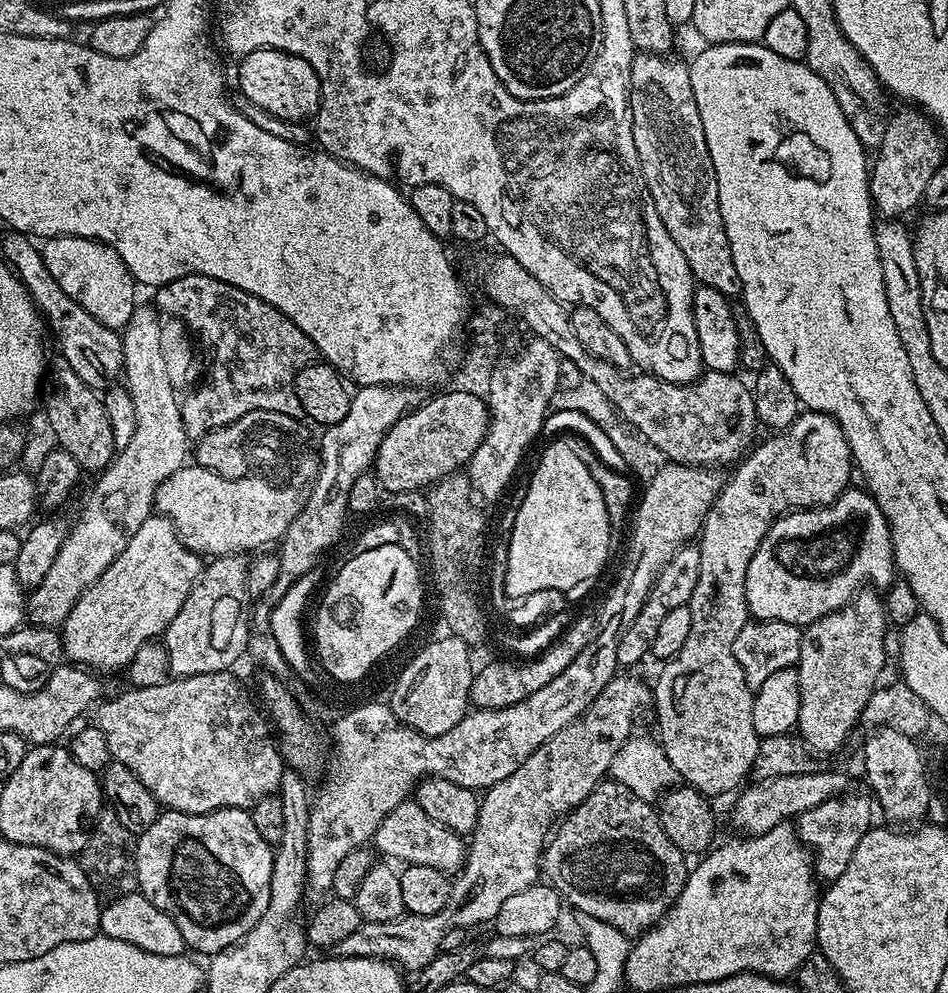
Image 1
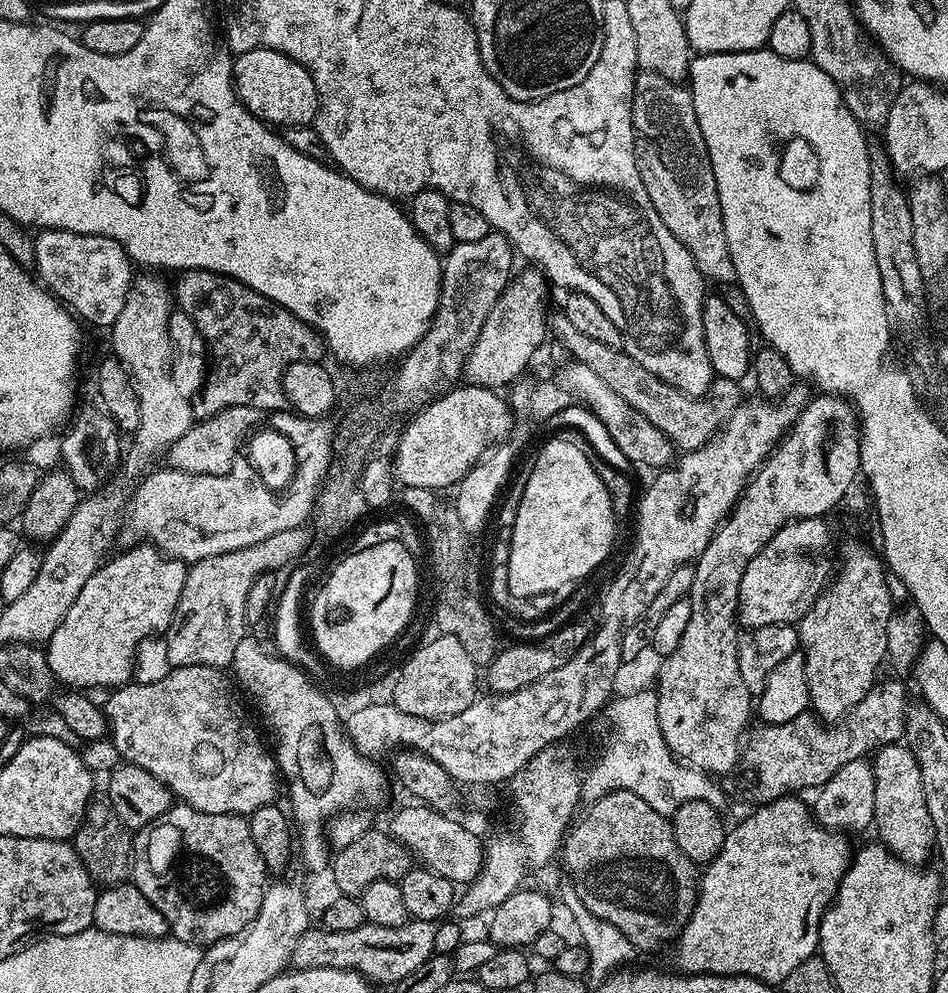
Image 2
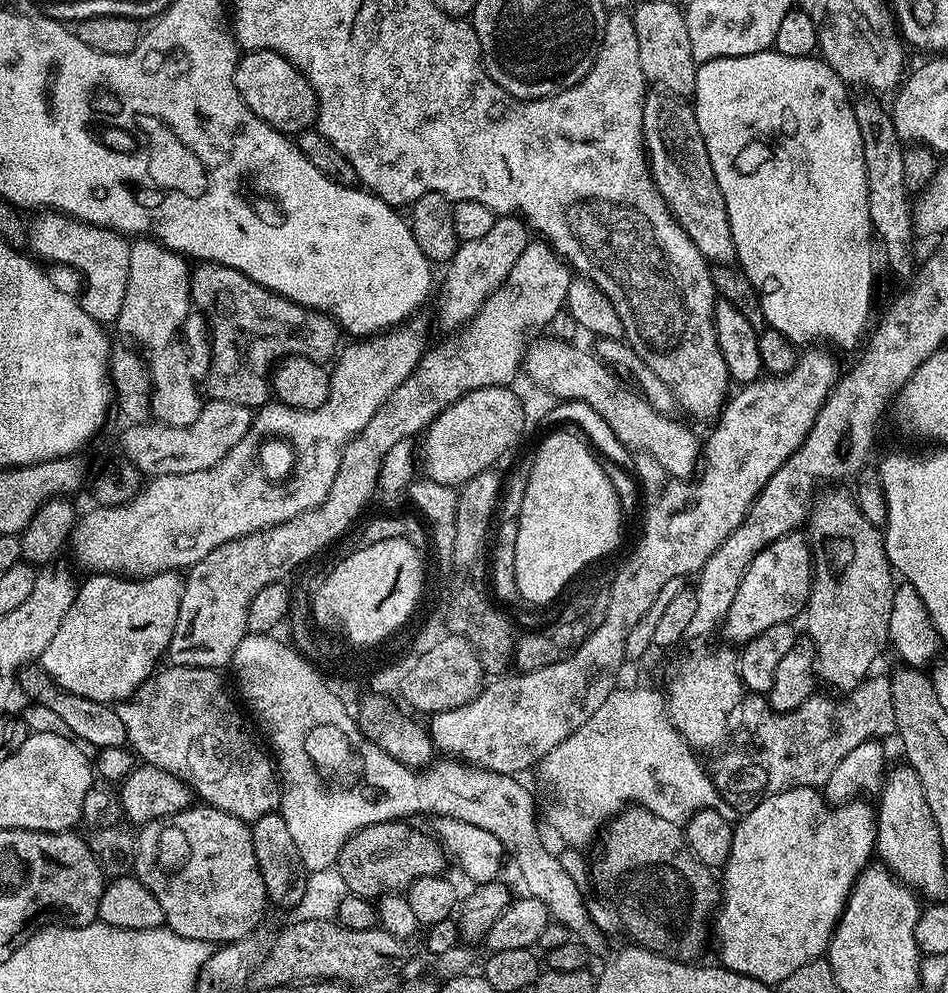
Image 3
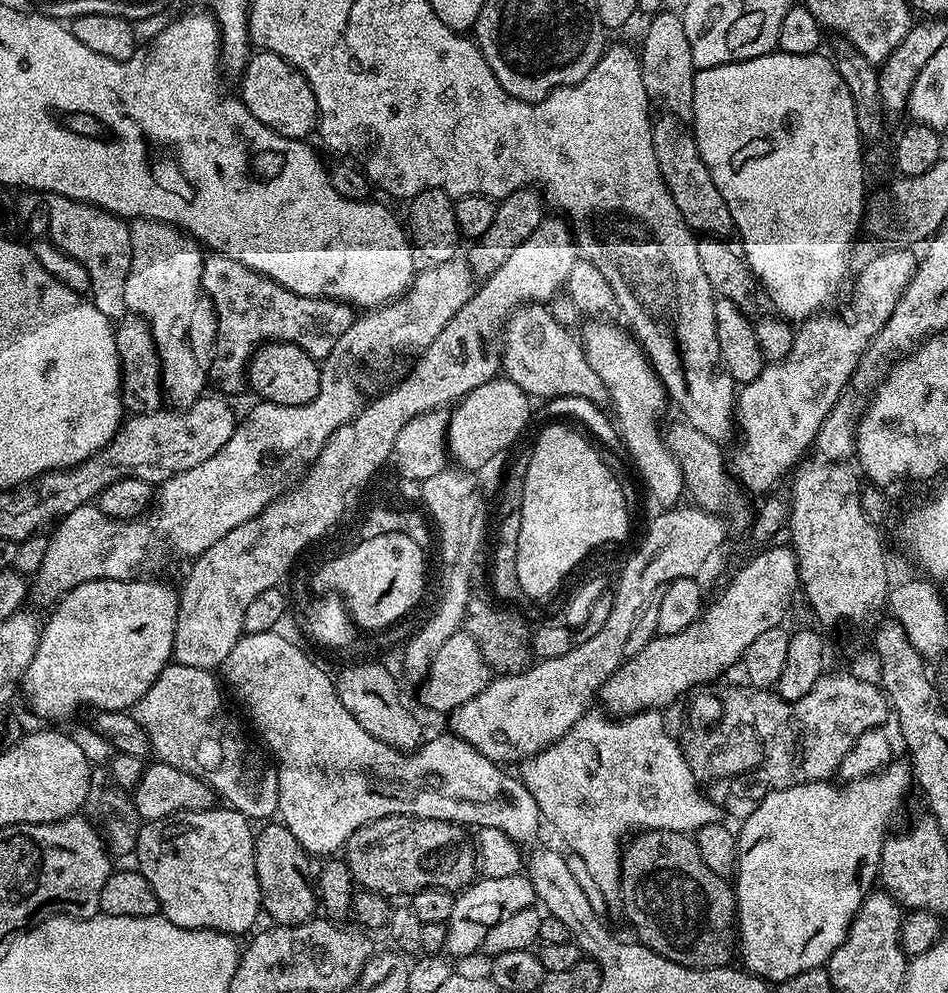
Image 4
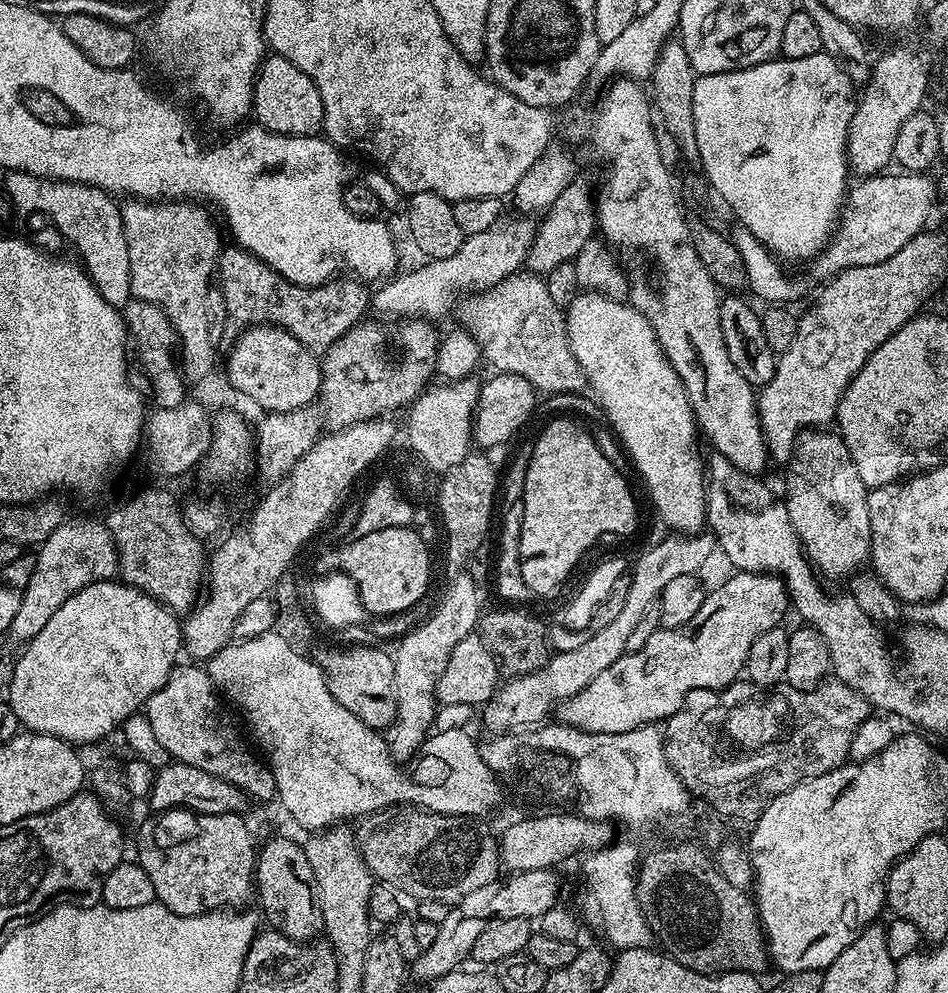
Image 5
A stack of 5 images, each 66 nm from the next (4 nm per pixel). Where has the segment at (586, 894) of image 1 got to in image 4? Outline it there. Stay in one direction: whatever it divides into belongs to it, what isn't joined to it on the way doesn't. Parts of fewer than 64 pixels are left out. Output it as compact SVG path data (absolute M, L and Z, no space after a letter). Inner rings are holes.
M668 829L640 830L623 845L622 851L618 900L624 903L624 916L636 931L635 939L662 954L662 958L670 958L670 962L678 962L687 968L723 965L727 961L724 959L728 956L728 943L734 940L736 893L725 877L714 874L714 870L702 862L695 839Z

